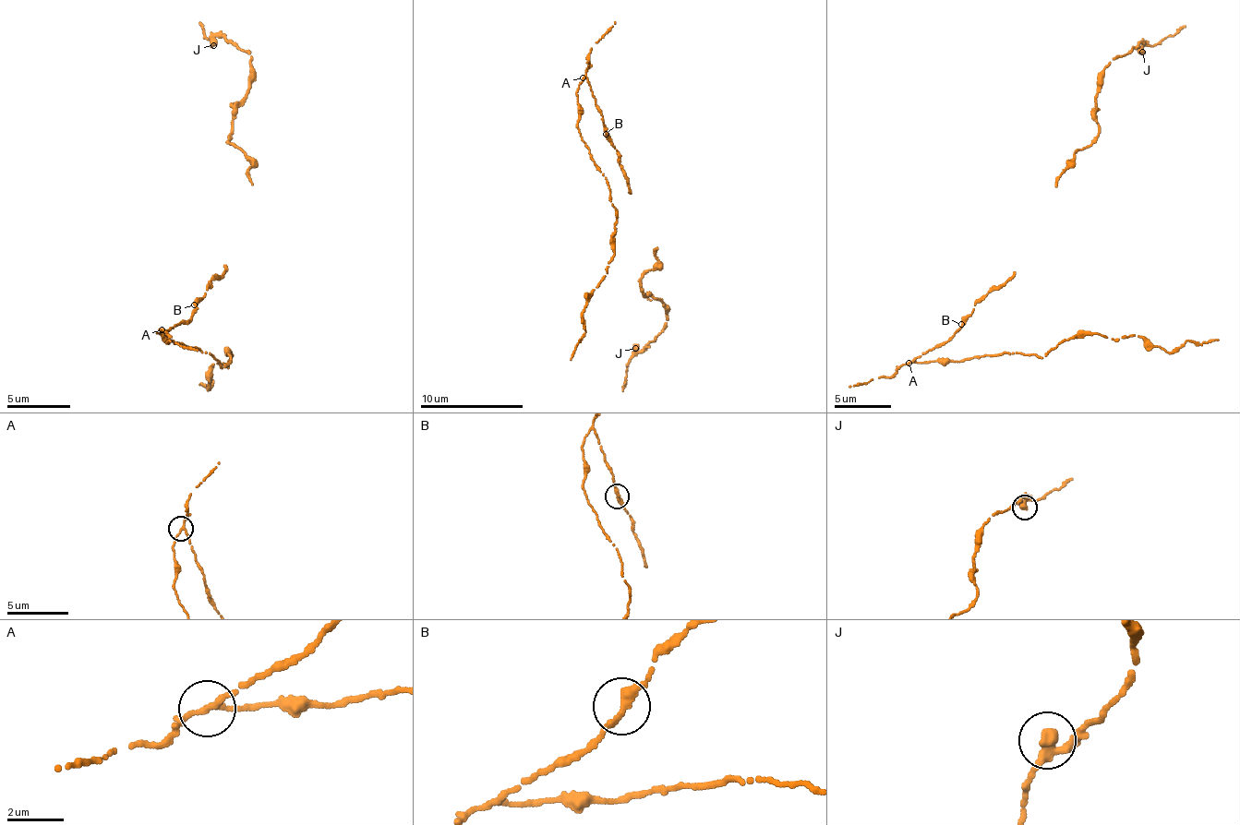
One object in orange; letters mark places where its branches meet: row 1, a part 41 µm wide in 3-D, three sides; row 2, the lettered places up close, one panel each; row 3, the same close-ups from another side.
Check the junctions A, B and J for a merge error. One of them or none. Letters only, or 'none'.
none

